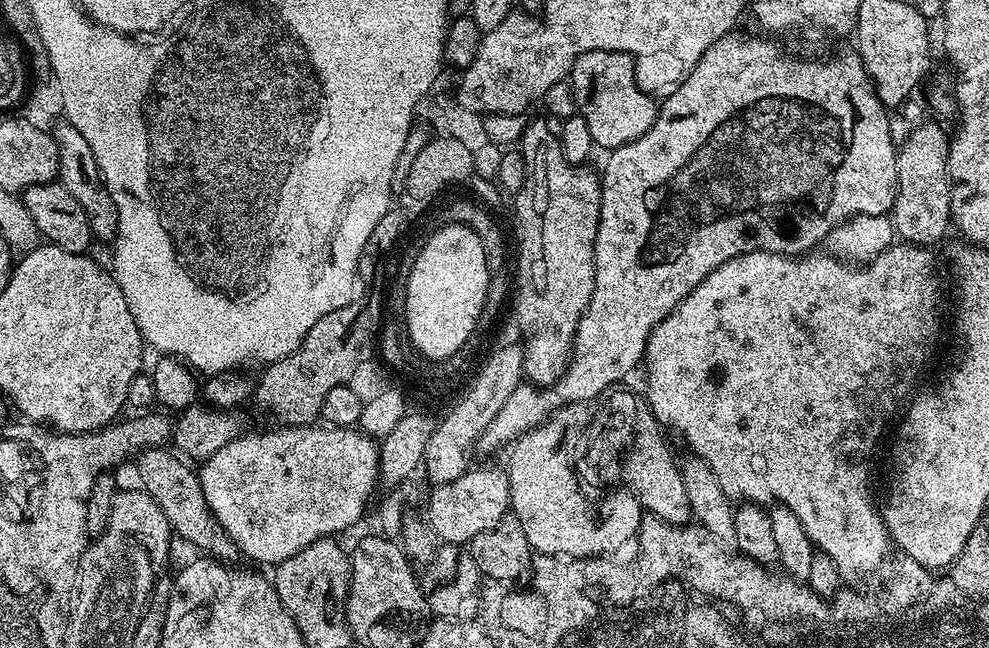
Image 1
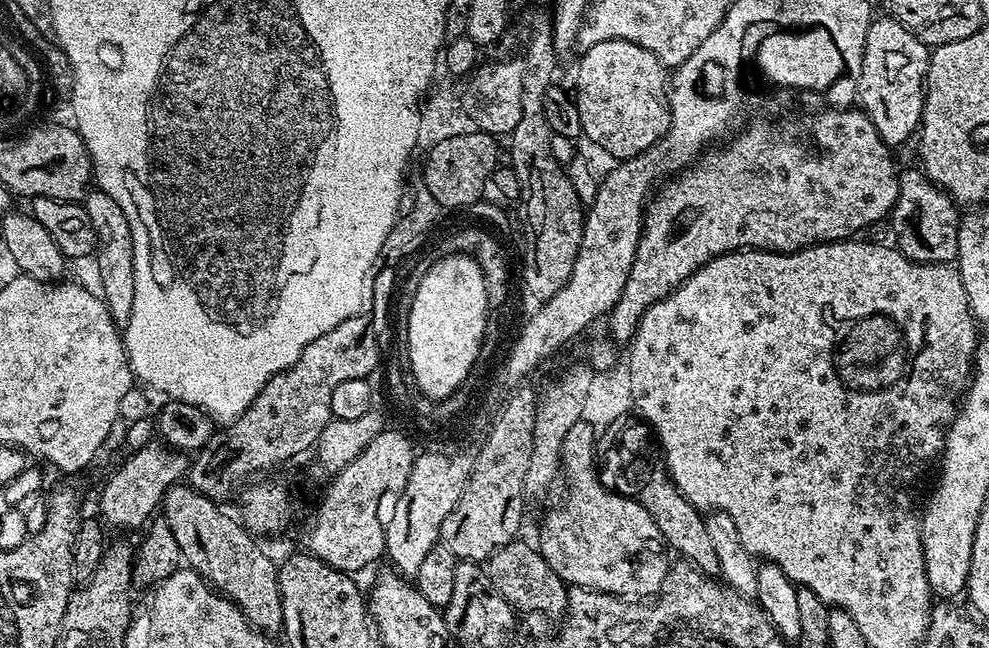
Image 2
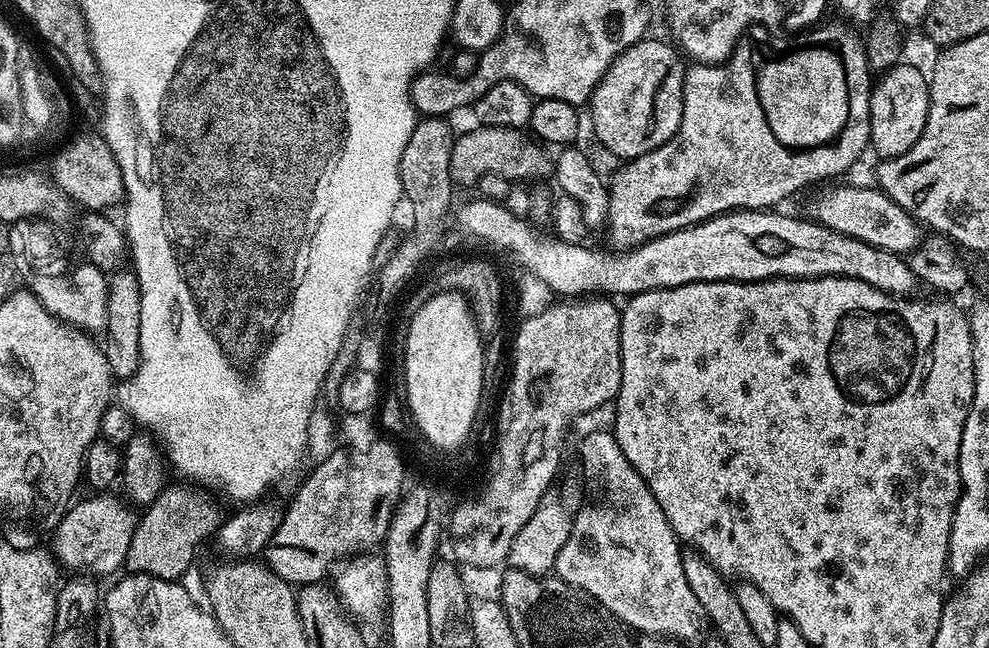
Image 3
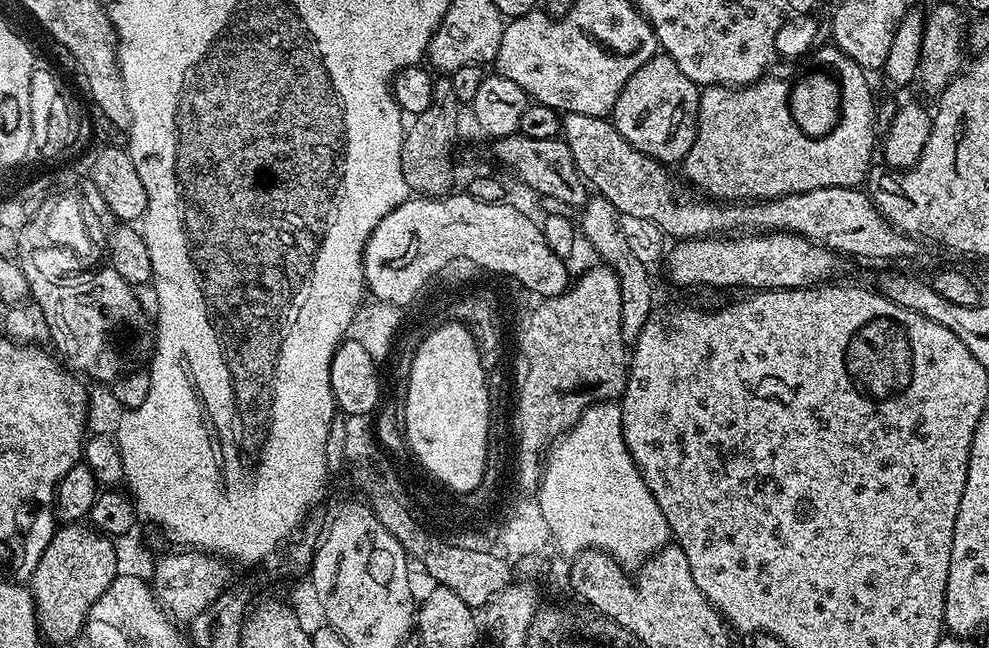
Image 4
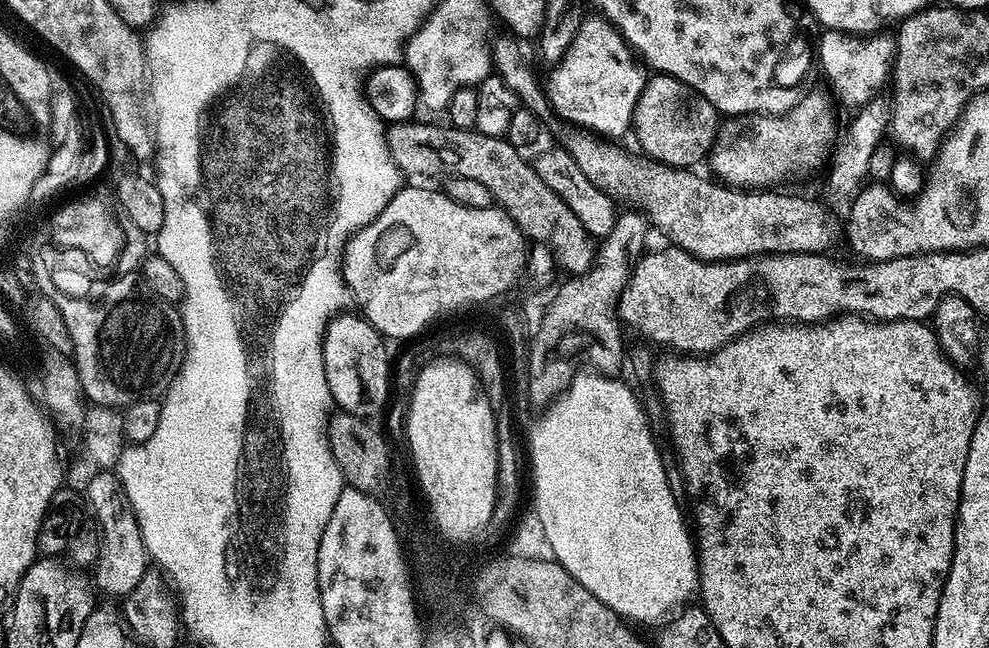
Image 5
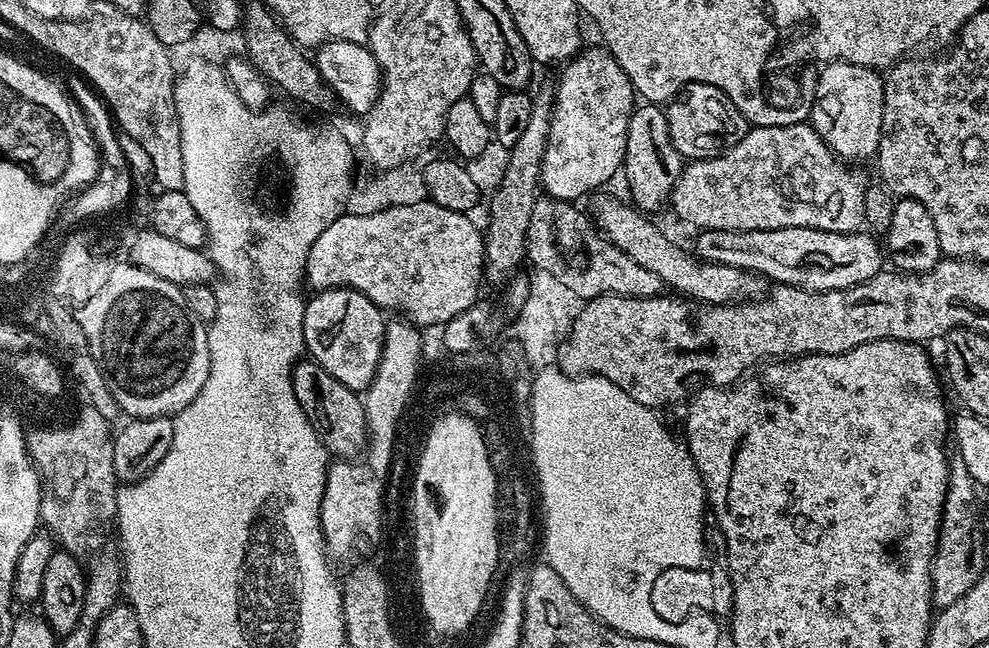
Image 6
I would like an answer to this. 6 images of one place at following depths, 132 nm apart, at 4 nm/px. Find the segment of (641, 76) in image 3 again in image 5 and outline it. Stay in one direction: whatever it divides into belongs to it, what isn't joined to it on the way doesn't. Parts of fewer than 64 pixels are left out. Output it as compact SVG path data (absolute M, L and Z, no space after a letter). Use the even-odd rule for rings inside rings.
M656 74L645 83L638 98L632 115L632 128L637 142L644 147L641 148L643 155L657 164L691 169L704 155L705 159L713 151L720 120L721 113L698 90L673 76Z

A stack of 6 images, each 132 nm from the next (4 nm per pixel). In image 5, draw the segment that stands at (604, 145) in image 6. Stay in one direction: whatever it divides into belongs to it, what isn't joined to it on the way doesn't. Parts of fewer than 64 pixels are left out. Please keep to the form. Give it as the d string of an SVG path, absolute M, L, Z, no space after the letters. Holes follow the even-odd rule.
M592 14L589 20L588 17L581 19L578 34L574 34L574 42L570 42L570 50L566 50L566 54L551 69L552 78L546 82L546 95L551 111L556 111L562 119L569 120L577 129L587 130L600 138L620 138L616 136L624 136L627 132L629 135L632 115L646 83L643 71L645 69L641 61L628 47L620 31L603 16Z

